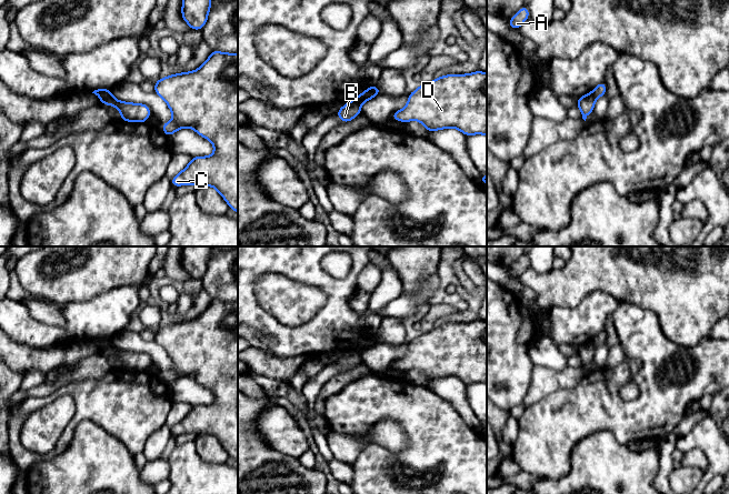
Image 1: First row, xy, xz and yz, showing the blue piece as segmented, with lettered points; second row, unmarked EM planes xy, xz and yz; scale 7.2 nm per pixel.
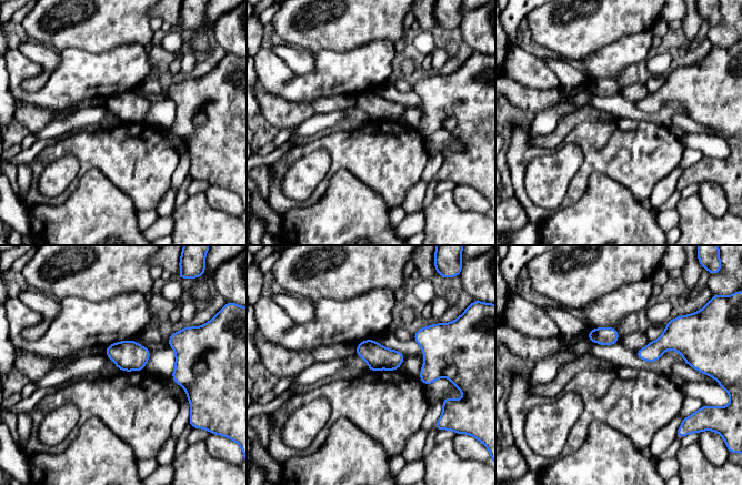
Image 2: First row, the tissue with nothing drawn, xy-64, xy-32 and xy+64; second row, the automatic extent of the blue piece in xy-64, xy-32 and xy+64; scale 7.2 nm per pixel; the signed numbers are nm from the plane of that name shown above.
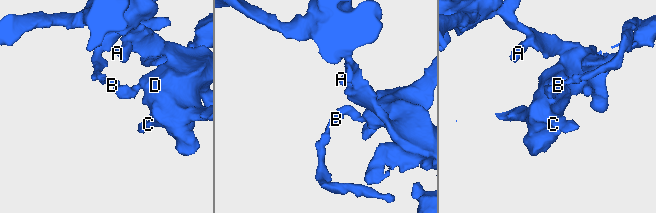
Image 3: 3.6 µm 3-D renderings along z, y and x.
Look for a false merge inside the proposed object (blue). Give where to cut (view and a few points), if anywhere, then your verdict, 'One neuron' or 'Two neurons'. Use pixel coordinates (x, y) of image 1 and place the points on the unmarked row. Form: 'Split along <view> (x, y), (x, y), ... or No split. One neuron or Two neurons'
Split along xy (110, 342), (100, 345). Two neurons

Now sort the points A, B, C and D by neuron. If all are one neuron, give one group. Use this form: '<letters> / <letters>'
A C D / B

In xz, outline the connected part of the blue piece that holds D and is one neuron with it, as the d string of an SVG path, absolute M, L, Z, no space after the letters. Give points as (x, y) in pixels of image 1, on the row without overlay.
M478 319L468 323L437 325L428 333L420 333L408 344L406 356L395 360L390 366L405 372L417 369L427 376L428 382L456 376L466 385L487 384L487 322Z

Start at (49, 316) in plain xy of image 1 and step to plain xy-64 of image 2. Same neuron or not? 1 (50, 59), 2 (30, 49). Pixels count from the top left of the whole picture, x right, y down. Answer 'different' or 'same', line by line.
1: same
2: same

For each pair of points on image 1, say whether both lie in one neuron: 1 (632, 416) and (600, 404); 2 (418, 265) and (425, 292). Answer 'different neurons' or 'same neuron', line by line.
1: same neuron
2: different neurons

